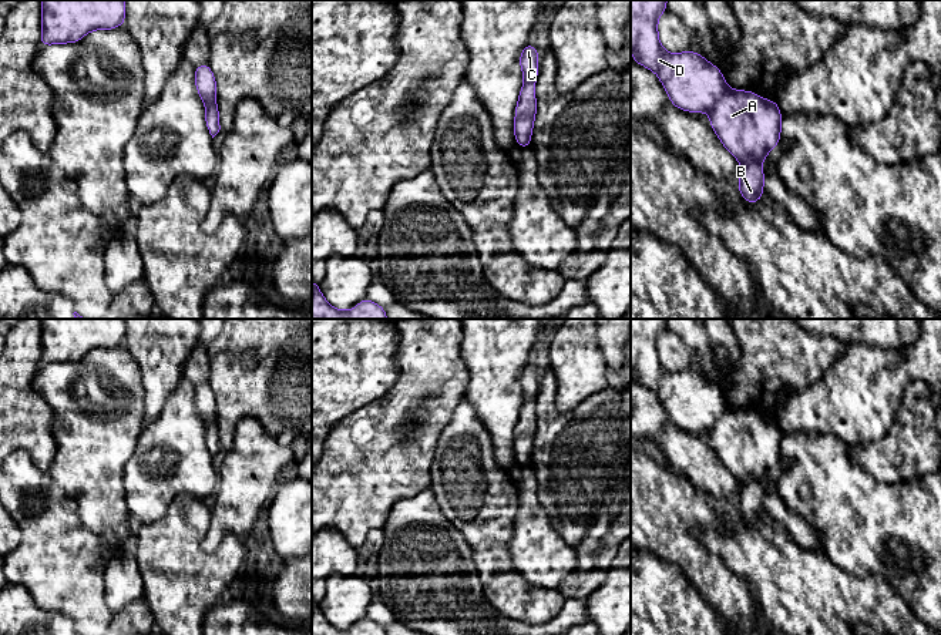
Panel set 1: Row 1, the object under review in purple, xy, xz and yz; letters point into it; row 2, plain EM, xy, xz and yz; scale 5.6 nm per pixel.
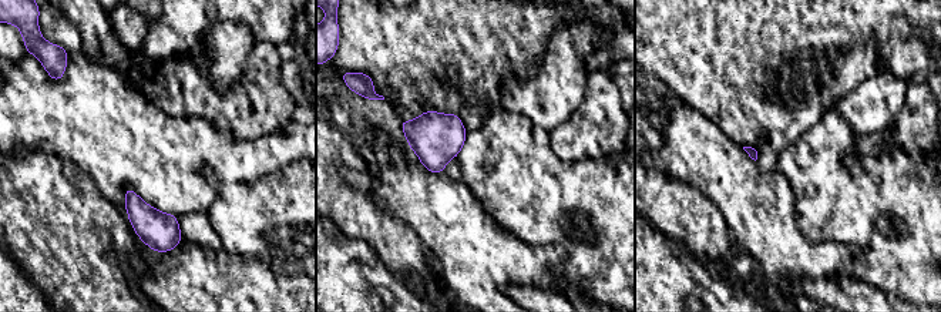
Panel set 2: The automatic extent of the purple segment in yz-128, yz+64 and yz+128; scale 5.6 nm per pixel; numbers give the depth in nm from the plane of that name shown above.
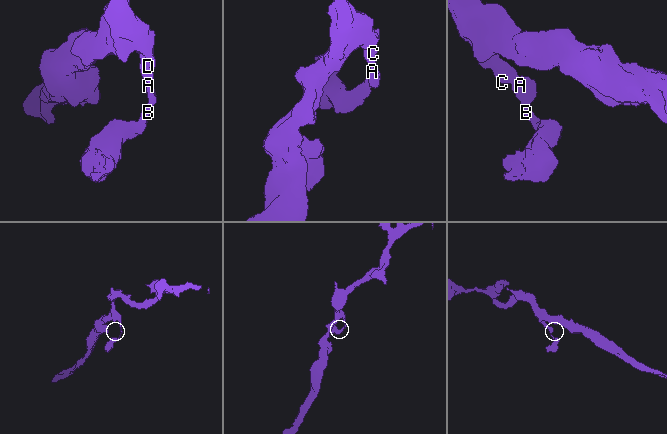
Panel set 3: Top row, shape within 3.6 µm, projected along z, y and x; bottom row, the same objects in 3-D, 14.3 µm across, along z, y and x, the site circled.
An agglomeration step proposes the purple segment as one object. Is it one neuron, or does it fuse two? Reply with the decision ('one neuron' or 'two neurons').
two neurons

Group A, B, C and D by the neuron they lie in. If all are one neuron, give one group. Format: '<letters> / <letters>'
A B / C D

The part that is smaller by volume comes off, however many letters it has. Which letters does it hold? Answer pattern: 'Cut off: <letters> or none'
Cut off: A, B

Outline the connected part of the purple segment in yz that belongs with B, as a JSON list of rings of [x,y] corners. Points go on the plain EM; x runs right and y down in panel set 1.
[[[727,407],[708,430],[712,448],[742,483],[737,498],[742,517],[757,523],[764,513],[762,480],[782,456],[779,424],[753,410]]]

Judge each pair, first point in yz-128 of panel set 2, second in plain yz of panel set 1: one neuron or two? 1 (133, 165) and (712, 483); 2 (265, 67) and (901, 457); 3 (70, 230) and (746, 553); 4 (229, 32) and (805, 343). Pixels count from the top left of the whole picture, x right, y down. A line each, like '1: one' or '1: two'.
1: one
2: one
3: two
4: two

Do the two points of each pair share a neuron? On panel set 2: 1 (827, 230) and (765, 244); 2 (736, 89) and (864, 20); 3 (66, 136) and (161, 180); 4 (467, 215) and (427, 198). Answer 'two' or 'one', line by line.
1: two
2: one
3: one
4: one

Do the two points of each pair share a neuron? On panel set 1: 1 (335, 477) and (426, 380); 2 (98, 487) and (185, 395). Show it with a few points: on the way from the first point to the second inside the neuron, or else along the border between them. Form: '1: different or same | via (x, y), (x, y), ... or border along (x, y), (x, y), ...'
1: same | via (359, 453), (407, 405)
2: different | border along (143, 427), (137, 447), (121, 479)

